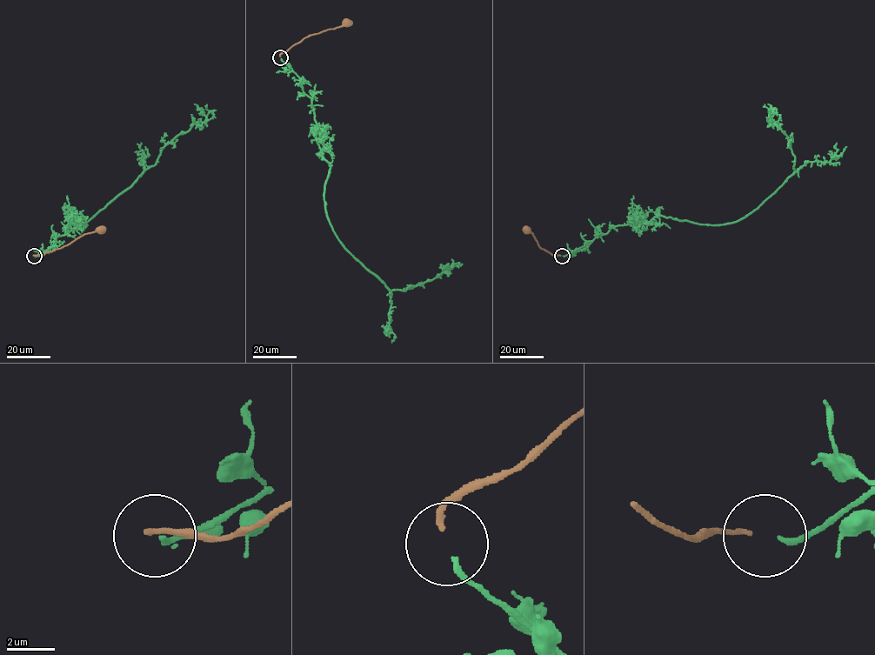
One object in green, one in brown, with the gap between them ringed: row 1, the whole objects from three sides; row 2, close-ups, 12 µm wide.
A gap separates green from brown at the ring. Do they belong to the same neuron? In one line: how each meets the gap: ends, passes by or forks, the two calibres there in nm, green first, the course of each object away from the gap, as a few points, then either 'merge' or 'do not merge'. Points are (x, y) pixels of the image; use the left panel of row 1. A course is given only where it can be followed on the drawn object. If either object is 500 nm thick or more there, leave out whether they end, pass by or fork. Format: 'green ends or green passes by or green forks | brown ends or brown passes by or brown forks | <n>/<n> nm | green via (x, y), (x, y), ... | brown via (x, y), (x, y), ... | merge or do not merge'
green ends | brown ends | 240/240 nm | green via (34, 256), (203, 122), (194, 103) | brown via (33, 256), (54, 250), (84, 234), (101, 230) | merge

